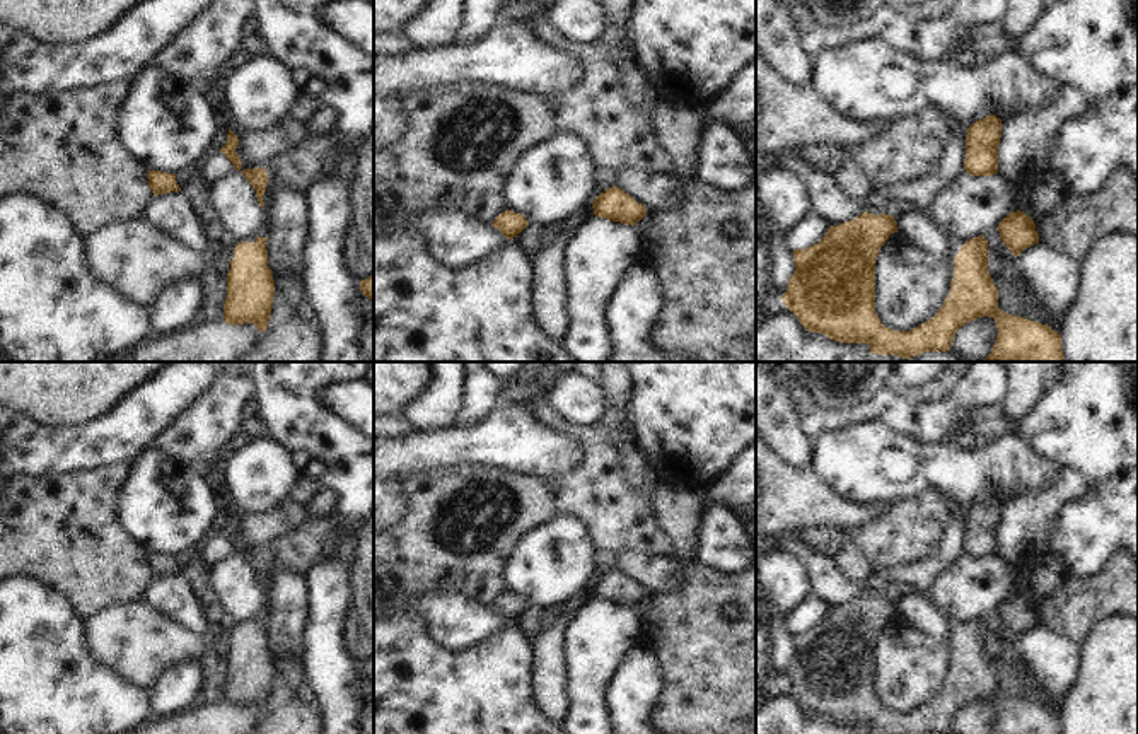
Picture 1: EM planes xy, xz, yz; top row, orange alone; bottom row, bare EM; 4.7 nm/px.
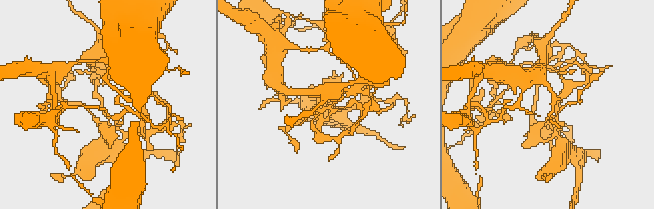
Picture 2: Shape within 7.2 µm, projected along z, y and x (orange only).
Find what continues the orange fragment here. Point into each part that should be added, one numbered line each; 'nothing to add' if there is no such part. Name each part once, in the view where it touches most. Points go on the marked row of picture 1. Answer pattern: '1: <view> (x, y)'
nothing to add.

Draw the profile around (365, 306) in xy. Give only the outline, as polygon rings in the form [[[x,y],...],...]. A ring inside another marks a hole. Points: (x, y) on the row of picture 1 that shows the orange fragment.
[[[362,294],[357,307],[362,316],[362,333],[357,338],[357,348],[362,362],[374,362],[374,299]]]

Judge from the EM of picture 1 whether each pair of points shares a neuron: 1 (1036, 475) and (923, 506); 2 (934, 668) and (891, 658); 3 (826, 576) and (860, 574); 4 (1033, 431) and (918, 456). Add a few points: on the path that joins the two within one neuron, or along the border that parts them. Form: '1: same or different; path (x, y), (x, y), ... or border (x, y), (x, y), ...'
1: different; border (947, 499), (935, 490), (922, 490), (905, 500)
2: same; path (923, 668), (911, 668), (901, 658)
3: different; border (833, 557), (850, 579), (862, 584)
4: different; border (1019, 431), (1038, 453), (1053, 458)

